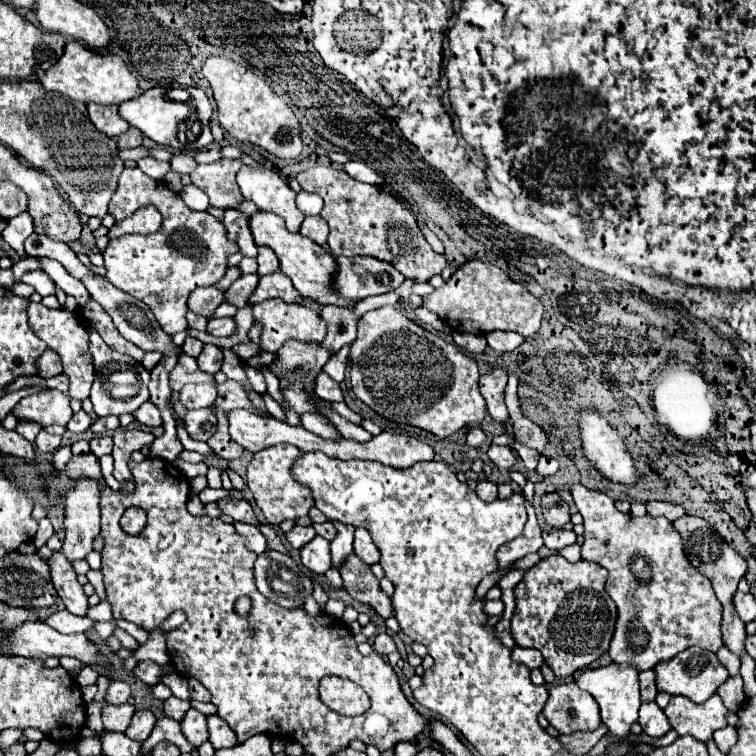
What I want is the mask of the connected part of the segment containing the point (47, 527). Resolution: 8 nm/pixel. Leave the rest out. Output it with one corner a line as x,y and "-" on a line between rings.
45,517
45,519
41,519
41,521
39,521
39,529
37,529
35,539
33,539
35,547
45,545
45,541
47,541
51,535
53,535
53,525
51,525
51,521

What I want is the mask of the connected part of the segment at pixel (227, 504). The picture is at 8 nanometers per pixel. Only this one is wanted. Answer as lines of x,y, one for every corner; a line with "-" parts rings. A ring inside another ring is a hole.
221,499
221,501
217,501
217,505
219,505
219,509
221,509
223,515
233,517
235,521
245,521
245,523
251,523
251,525
259,523
259,519
253,513
253,507
245,499
239,499
239,501

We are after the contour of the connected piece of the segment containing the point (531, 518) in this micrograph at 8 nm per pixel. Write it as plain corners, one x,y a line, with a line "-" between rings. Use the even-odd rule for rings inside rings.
523,497
528,515
527,525
525,525
525,531
523,531
517,539
513,539
513,541
505,543
503,547
499,547
499,551
497,551
497,565
499,565
501,571
509,569
509,565
511,565
513,561
525,557
525,555
529,555
529,553
535,553
535,551
543,545
541,529
539,529
539,525
537,525
537,517
535,517
535,509
526,497

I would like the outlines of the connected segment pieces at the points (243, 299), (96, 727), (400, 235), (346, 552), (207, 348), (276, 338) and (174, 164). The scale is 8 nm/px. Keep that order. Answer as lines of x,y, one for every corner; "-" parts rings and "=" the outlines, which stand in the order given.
253,273
253,275
241,275
241,277
229,287
229,295
231,295
231,297
227,297
225,301
227,301
229,305
235,305
237,309
247,307
247,305
249,305
249,297
253,295
253,291
255,291
255,287
257,287
257,281
259,281
257,273
=
93,701
93,703
89,703
87,705
87,727
91,727
95,733
99,733
99,731
103,731
103,723
101,723
101,709
105,707
105,705
109,705
107,701
103,701
103,703
97,703
97,701
=
313,167
299,173
295,179
303,191
317,193
325,201
321,217
331,229
329,247
333,257
375,257
395,265
397,271
405,275
405,279
411,279
415,283
427,283
433,275
439,275
445,269
445,255
439,255
431,249
417,225
415,213
405,209
395,193
385,191
379,185
359,183
351,179
343,169
335,167
=
333,521
333,525
337,529
337,537
331,541
331,567
339,569
341,563
345,563
345,559
353,553
353,531
355,531
355,527
343,525
339,521
=
204,344
201,355
197,357
197,363
203,371
207,373
215,373
221,369
221,363
223,363
223,351
214,344
=
267,299
267,301
255,303
253,305
253,321
263,327
259,345
263,351
269,351
269,353
279,351
279,347
283,347
283,343
287,343
287,339
295,339
295,341
303,341
303,343
321,343
323,335
327,333
321,315
315,313
311,307
287,305
281,299
=
175,153
171,157
169,165
171,165
173,171
179,171
179,173
191,173
197,167
197,163
193,161
193,157
187,155
187,153

